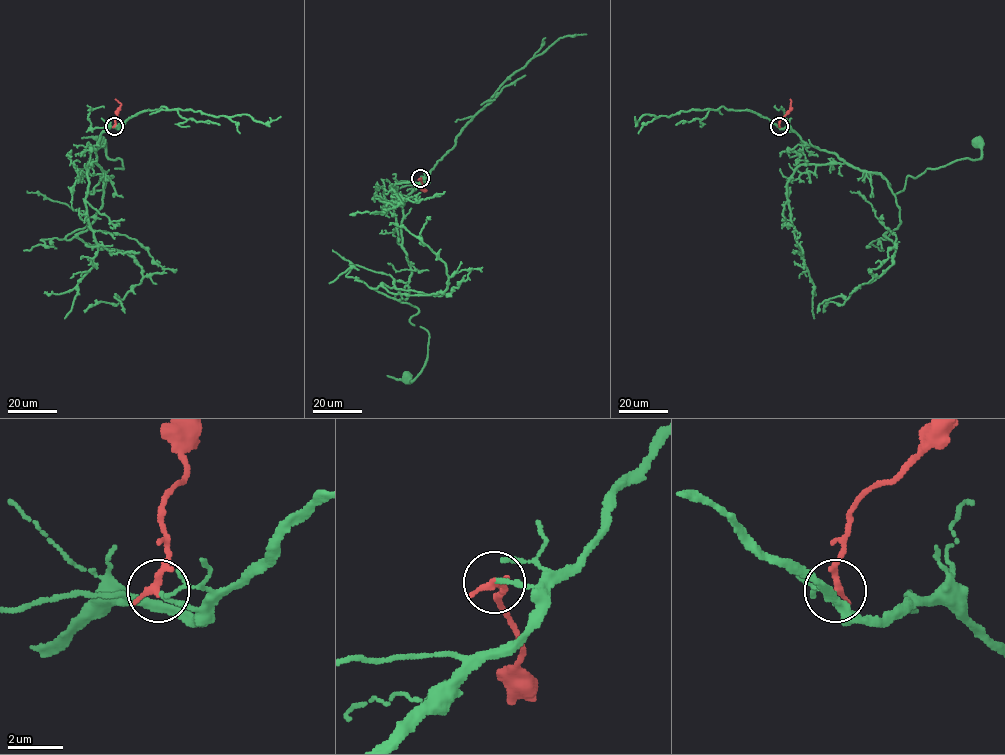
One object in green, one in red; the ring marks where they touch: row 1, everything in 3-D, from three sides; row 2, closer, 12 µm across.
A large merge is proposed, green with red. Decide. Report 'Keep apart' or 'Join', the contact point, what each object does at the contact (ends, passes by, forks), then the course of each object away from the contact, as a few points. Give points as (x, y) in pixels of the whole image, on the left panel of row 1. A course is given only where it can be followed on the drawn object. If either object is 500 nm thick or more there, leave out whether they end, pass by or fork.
Join. Place: (114, 126). At the ring green ends. At the ring red ends. Course of green: (115, 126), (97, 144), (106, 172), (91, 194), (112, 177), (109, 169), (123, 168), (101, 142). Course of red: (115, 126), (121, 105), (115, 99)

